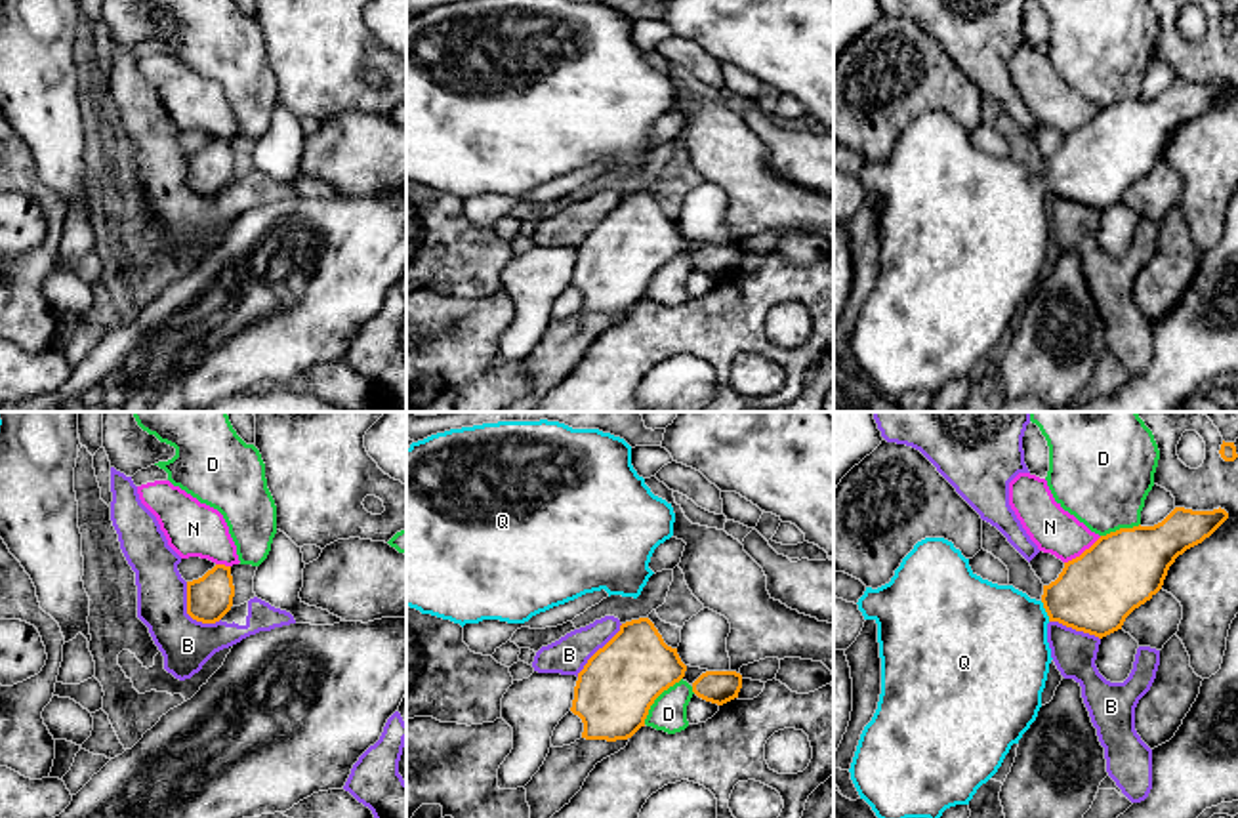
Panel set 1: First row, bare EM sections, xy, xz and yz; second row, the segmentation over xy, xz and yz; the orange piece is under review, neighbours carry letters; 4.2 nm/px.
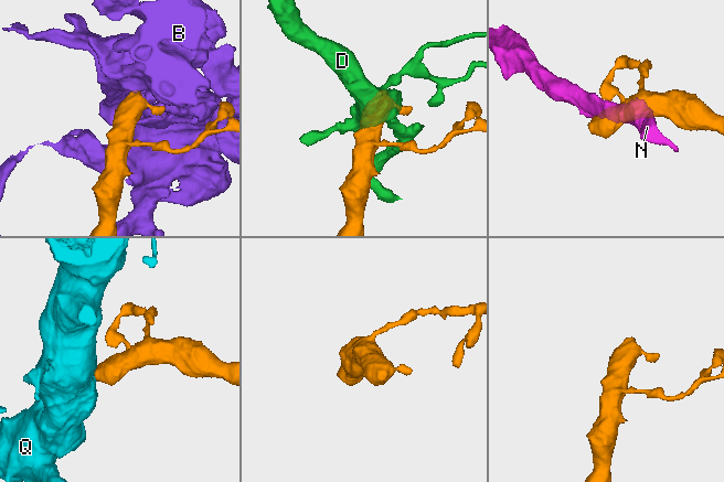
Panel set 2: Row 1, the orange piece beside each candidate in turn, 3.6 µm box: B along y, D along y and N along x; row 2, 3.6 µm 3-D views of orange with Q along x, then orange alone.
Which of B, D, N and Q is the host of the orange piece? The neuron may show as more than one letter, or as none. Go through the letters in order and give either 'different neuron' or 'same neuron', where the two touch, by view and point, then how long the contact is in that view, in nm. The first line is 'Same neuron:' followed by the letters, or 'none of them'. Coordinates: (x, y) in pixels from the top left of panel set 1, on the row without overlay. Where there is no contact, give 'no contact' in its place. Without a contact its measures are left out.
Same neuron: Q
B: different neuron | xy (187, 185) | 220 nm
D: different neuron | xz (657, 269) | 260 nm
N: different neuron | yz (1084, 124) | 200 nm
Q: same neuron | yz (1046, 184) | 100 nm

